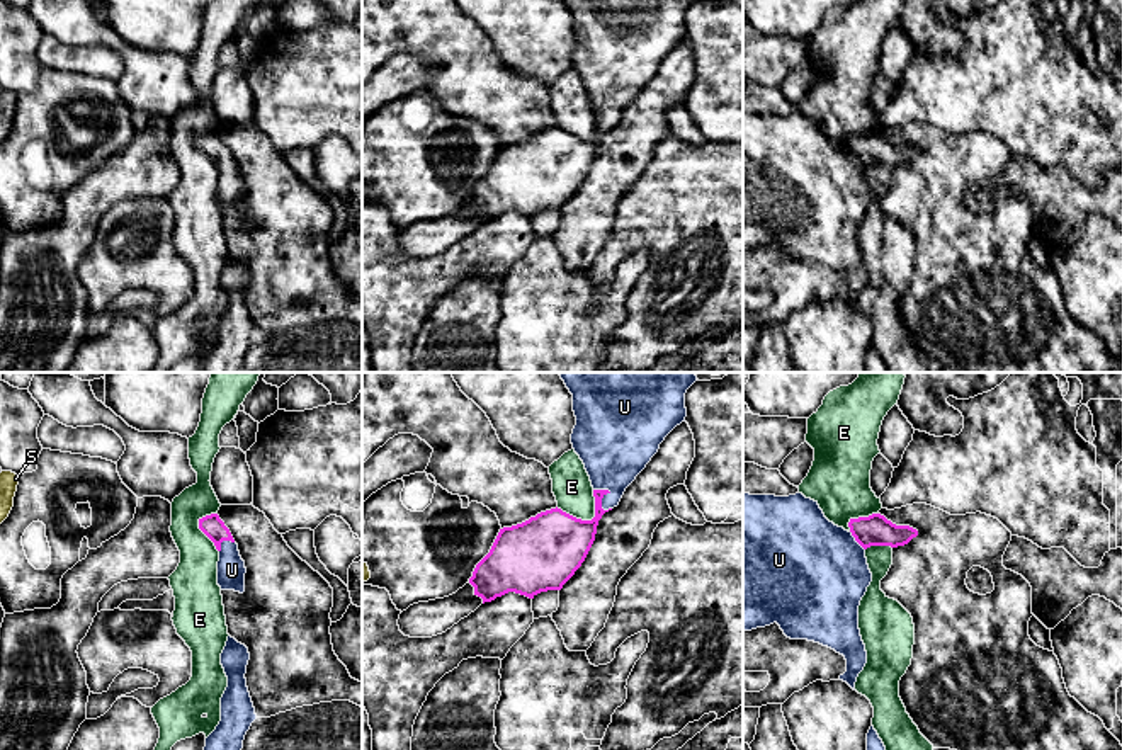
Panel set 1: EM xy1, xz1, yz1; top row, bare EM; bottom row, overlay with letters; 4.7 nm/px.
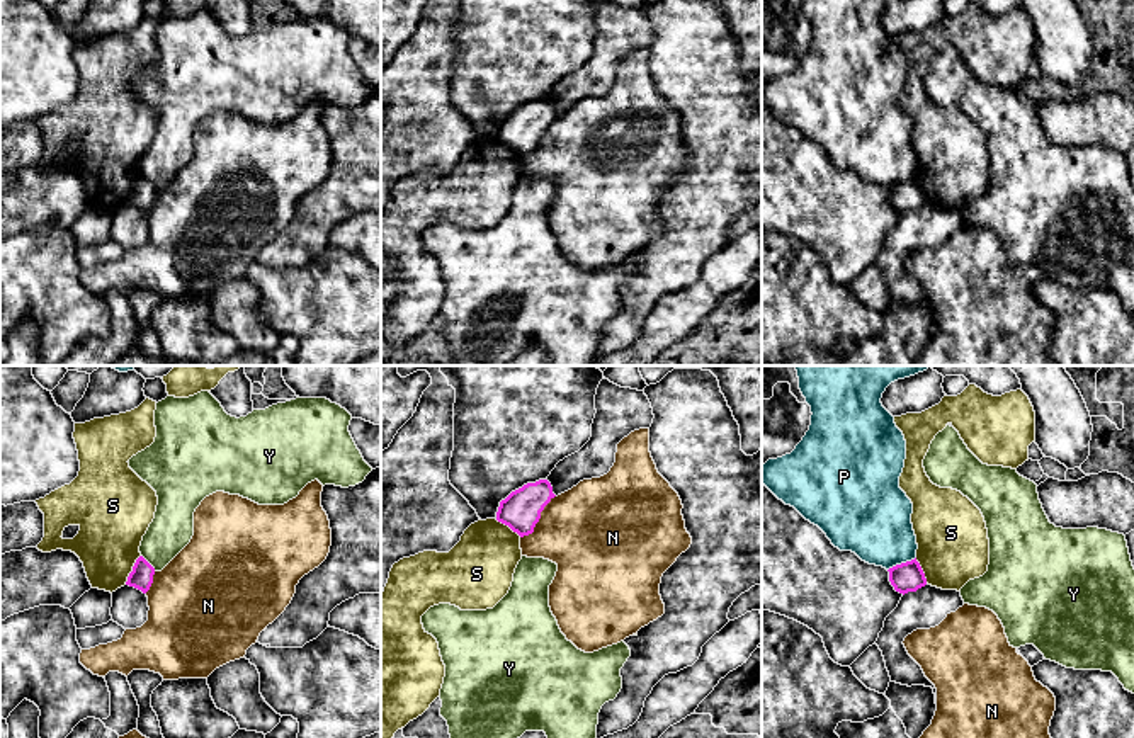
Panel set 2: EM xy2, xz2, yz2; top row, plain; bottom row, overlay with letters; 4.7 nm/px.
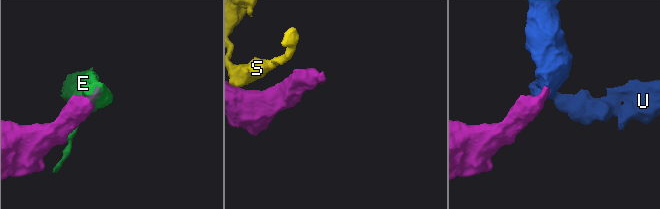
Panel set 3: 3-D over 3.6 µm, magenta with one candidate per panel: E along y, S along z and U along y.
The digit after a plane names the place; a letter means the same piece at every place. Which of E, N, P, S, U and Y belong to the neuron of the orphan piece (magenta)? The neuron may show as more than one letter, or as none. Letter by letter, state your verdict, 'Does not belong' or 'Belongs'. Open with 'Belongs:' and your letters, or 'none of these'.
Belongs: U
E: Does not belong
N: Does not belong
P: Does not belong
S: Does not belong
U: Belongs
Y: Does not belong

